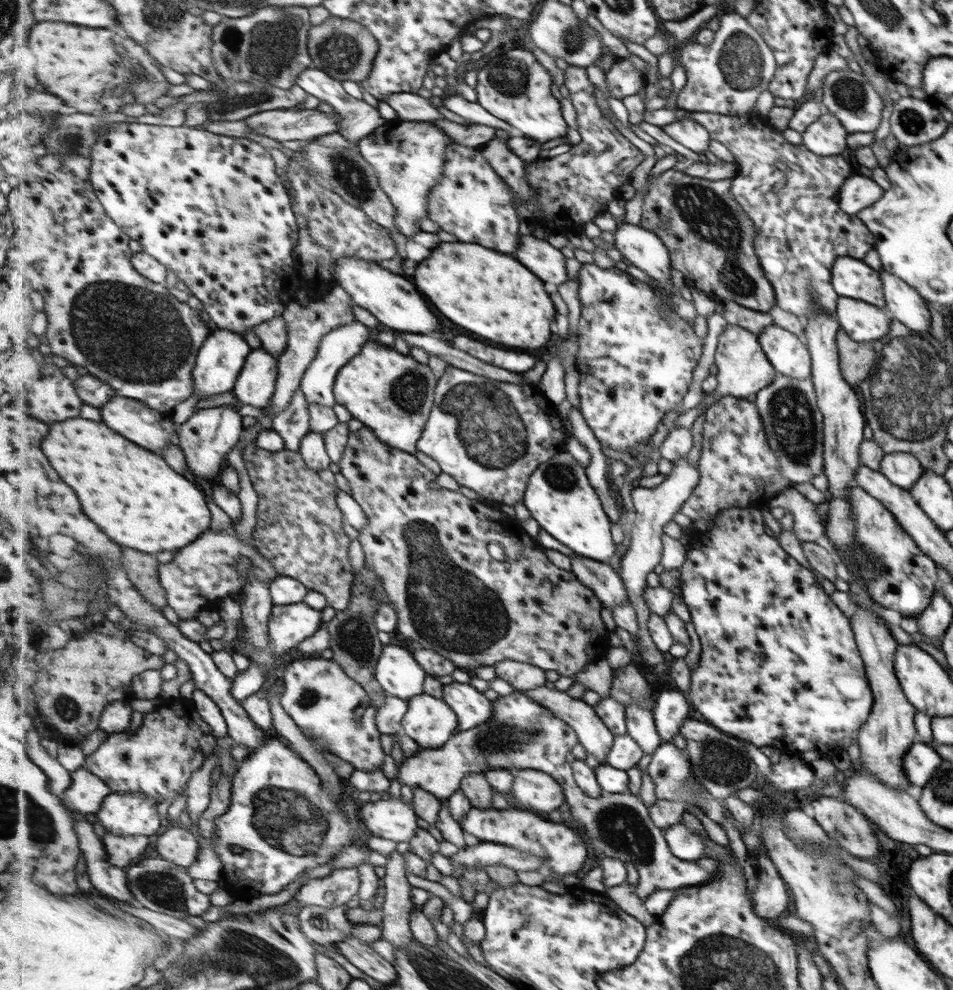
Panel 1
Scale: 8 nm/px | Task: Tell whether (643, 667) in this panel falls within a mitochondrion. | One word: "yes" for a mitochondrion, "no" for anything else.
no

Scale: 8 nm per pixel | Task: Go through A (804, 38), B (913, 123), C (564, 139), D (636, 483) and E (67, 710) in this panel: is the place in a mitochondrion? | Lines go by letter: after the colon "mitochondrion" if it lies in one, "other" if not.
A: other
B: mitochondrion
C: other
D: other
E: mitochondrion

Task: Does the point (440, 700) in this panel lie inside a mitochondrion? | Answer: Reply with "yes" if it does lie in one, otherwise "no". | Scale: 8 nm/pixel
no

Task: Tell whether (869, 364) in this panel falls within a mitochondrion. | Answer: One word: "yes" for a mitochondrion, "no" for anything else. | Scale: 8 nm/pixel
yes

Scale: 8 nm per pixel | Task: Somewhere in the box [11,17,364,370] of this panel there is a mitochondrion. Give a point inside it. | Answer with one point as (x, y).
(136, 80)

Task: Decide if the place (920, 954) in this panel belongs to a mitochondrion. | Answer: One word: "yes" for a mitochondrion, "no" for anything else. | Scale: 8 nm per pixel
no

